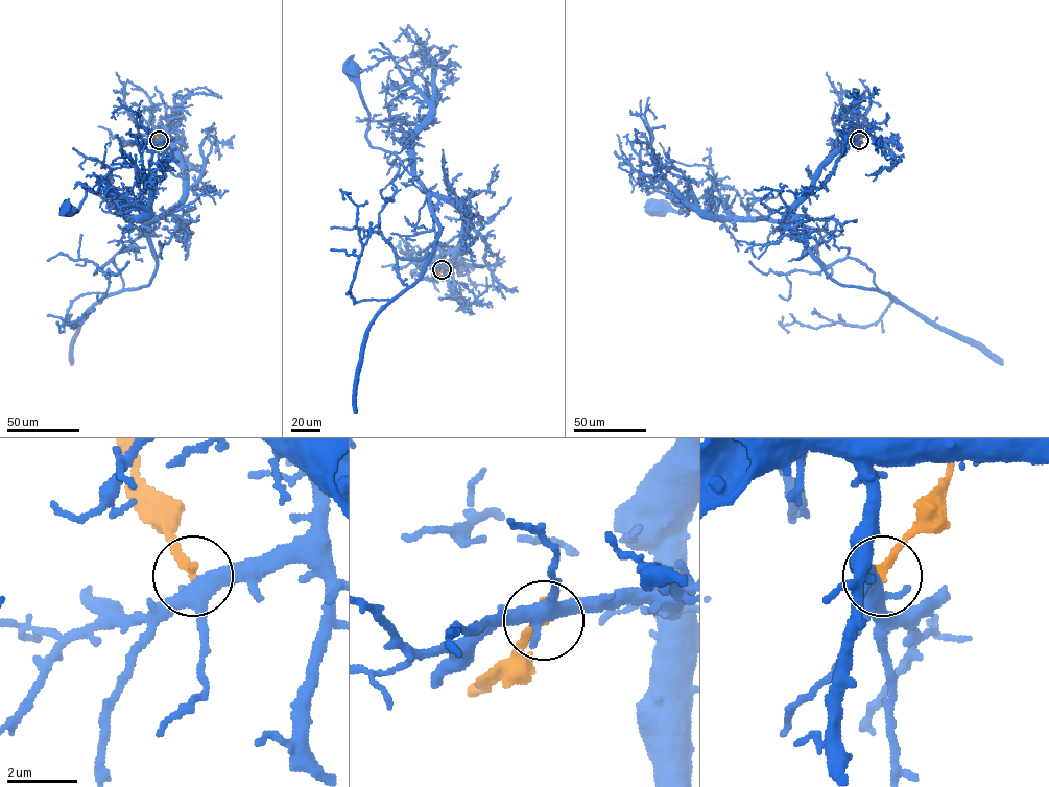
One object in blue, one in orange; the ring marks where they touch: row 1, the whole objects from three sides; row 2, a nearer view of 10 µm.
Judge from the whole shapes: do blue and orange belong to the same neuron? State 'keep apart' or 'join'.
keep apart

